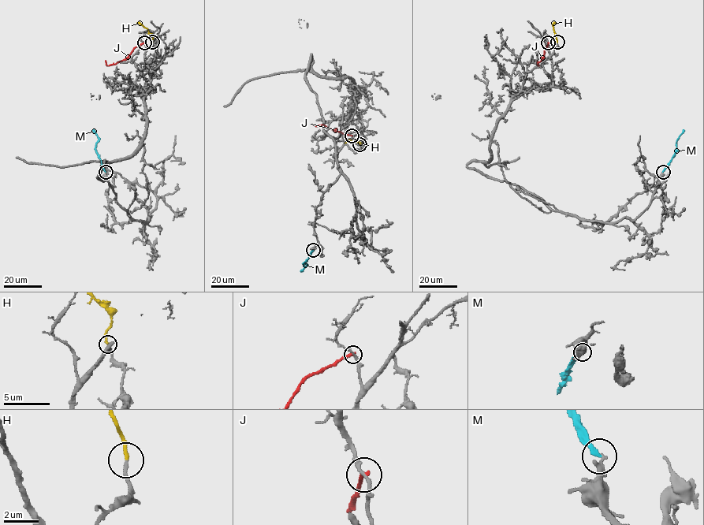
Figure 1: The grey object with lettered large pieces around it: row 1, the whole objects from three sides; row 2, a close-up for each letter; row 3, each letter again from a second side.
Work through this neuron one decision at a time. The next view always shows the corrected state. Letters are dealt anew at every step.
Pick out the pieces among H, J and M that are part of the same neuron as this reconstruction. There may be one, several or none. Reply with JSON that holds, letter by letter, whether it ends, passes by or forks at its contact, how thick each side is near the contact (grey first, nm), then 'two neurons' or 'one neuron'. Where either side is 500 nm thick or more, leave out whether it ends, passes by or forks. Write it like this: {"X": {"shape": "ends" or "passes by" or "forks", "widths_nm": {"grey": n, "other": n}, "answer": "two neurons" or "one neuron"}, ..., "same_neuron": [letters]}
{"H": {"shape": "ends", "widths_nm": {"grey": 190, "other": 190}, "answer": "one neuron"}, "J": {"shape": "ends", "widths_nm": {"grey": 190, "other": 260}, "answer": "two neurons"}, "M": {"shape": "ends", "widths_nm": {"grey": 300, "other": 240}, "answer": "two neurons"}, "same_neuron": ["H"]}

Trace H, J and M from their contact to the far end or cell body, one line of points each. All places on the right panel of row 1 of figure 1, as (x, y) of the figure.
H: (557, 42), (552, 25), (556, 23)
J: (548, 42), (538, 65), (538, 61)
M: (662, 172), (674, 156), (678, 138), (683, 130)

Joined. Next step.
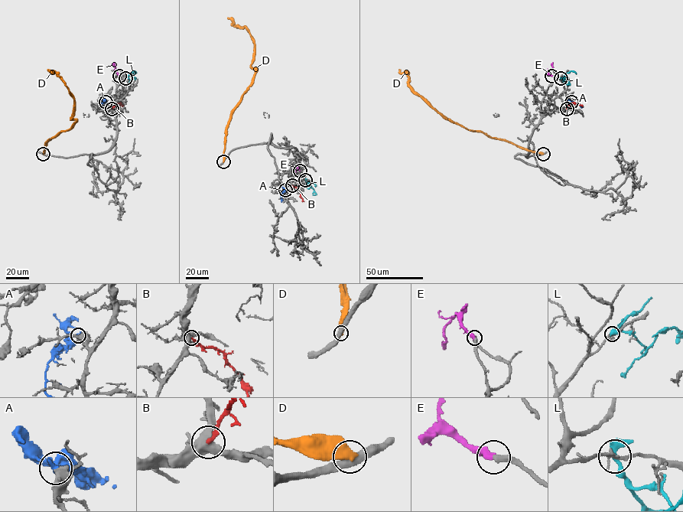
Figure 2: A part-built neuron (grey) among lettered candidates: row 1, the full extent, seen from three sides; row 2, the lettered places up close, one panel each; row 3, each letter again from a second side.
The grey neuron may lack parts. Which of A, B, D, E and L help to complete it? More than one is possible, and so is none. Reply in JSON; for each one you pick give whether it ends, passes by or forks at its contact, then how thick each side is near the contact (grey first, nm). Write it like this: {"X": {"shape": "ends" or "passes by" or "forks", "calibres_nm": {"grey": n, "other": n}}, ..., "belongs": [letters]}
{"B": {"shape": "ends", "calibres_nm": {"grey": 440, "other": 240}}, "E": {"shape": "ends", "calibres_nm": {"grey": 340, "other": 400}}, "belongs": ["B", "E"]}

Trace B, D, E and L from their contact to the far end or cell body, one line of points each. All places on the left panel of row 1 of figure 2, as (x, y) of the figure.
B: (112, 109), (118, 102), (123, 105)
D: (43, 154), (45, 144), (70, 128), (76, 120), (70, 119), (74, 98), (58, 73), (51, 73), (48, 70)
E: (120, 76), (115, 62)
L: (125, 78), (130, 80), (126, 84), (133, 78), (134, 79)

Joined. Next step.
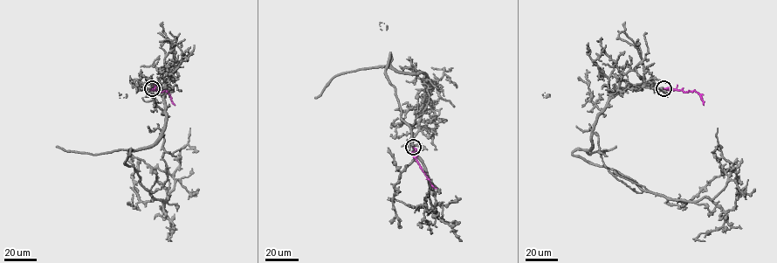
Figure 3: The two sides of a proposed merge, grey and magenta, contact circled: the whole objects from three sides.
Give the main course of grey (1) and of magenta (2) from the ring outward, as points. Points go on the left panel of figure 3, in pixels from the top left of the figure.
1: (152, 88), (164, 99), (162, 134), (129, 149), (125, 161), (154, 198), (167, 201), (174, 188), (190, 128)
2: (152, 88), (154, 87), (160, 92), (167, 91), (175, 105)

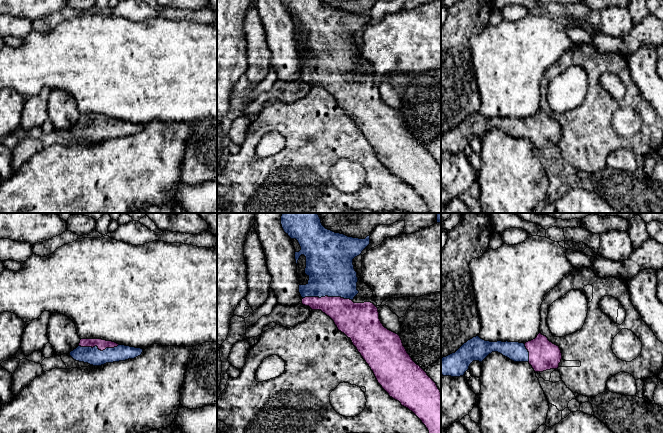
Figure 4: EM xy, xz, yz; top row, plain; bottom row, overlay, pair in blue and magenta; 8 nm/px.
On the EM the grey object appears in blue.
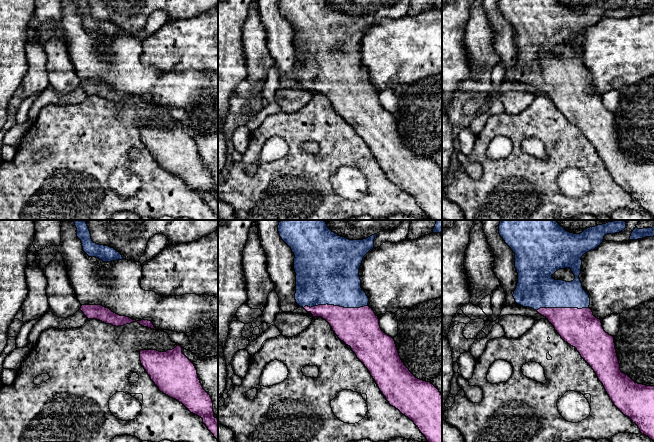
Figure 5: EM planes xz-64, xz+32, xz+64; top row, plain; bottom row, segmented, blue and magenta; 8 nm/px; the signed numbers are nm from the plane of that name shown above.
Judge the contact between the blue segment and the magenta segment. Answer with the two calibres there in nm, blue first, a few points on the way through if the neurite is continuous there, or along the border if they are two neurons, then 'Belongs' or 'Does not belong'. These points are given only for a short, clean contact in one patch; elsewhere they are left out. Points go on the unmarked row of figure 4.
Thickness 380 nm (blue) against 260 nm. Path across: xz (329, 40), (327, 71), (349, 93). Belongs

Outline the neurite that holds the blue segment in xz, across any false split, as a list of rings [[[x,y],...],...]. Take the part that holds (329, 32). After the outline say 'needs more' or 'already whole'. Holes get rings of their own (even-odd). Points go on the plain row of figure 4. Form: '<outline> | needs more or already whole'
[[[281,0],[284,8],[291,14],[296,15],[301,23],[299,28],[295,28],[295,36],[296,40],[298,40],[298,36],[301,31],[306,33],[306,44],[305,50],[309,53],[308,59],[306,61],[299,61],[299,69],[301,71],[302,80],[305,82],[309,82],[312,86],[321,86],[327,92],[329,92],[337,102],[338,106],[344,109],[348,114],[351,115],[353,121],[357,124],[358,128],[361,130],[363,135],[369,141],[371,146],[373,147],[378,159],[382,162],[382,164],[389,170],[390,173],[399,177],[402,182],[408,184],[412,187],[426,202],[429,207],[431,213],[441,213],[441,167],[438,165],[436,159],[427,151],[427,149],[417,141],[410,131],[407,129],[405,123],[403,122],[402,116],[400,112],[383,102],[379,95],[378,84],[371,78],[364,79],[354,79],[352,76],[359,69],[357,66],[357,48],[354,45],[353,35],[359,31],[361,31],[362,27],[370,20],[370,11],[365,15],[348,13],[344,10],[335,9],[331,6],[326,5],[322,0]]] | needs more

